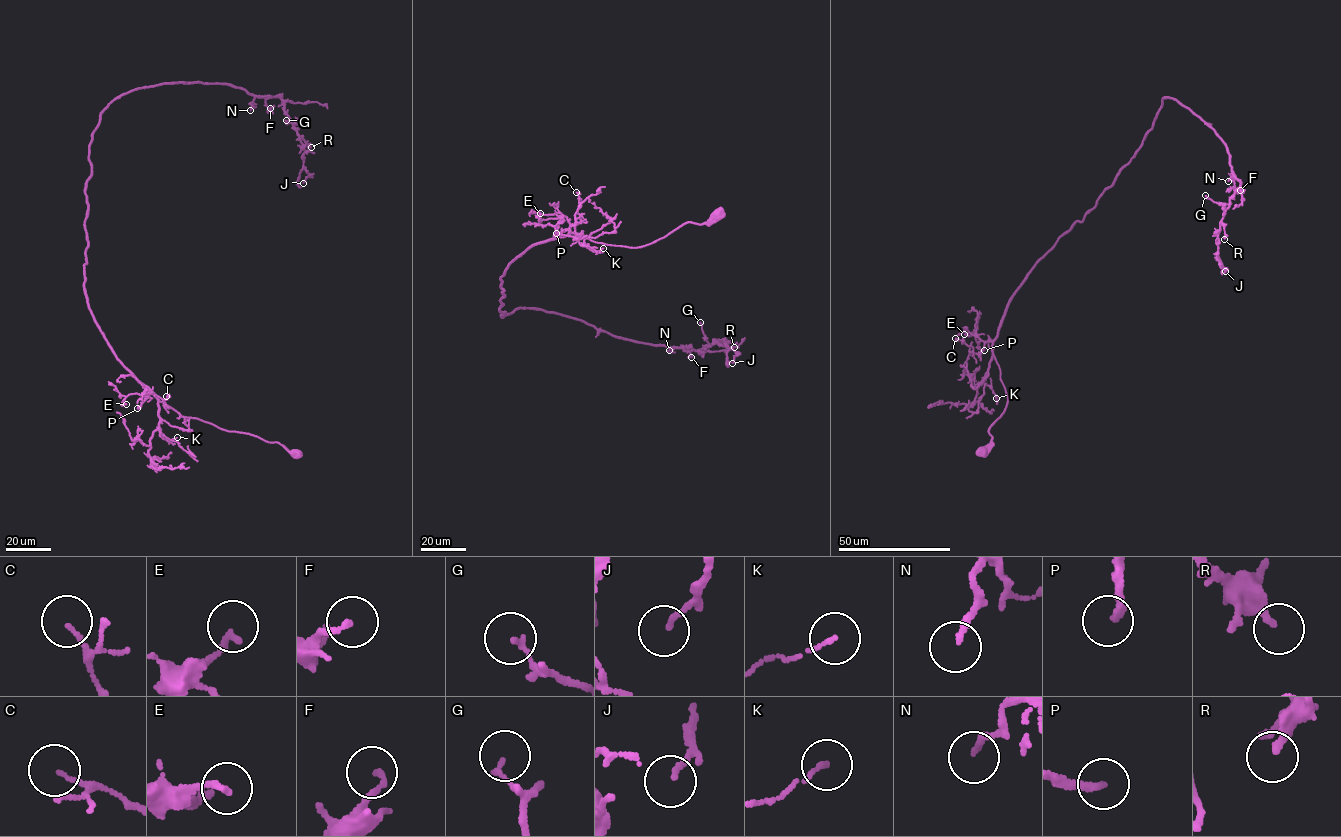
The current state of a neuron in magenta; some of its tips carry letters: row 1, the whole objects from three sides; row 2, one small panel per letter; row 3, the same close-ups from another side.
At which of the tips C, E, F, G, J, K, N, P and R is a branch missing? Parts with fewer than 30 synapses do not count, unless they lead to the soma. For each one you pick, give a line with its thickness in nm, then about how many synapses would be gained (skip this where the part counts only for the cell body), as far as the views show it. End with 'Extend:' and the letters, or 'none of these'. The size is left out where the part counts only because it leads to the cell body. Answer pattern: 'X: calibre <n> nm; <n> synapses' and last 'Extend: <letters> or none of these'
P: calibre 240 nm; 30 synapses
Extend: P

